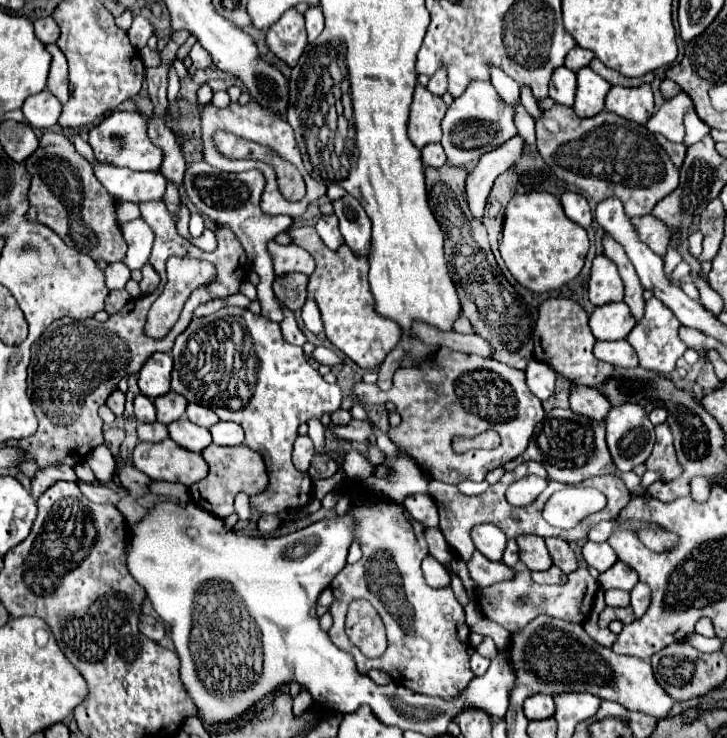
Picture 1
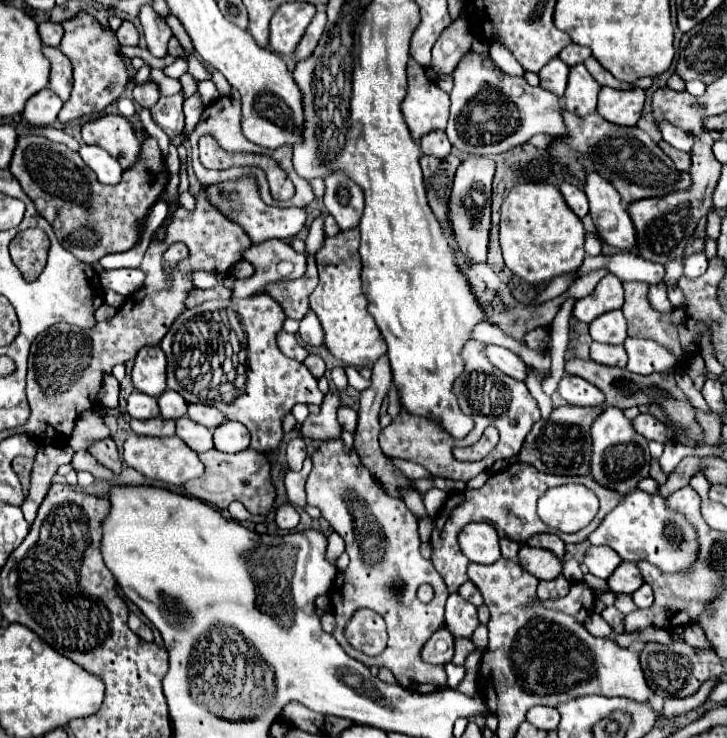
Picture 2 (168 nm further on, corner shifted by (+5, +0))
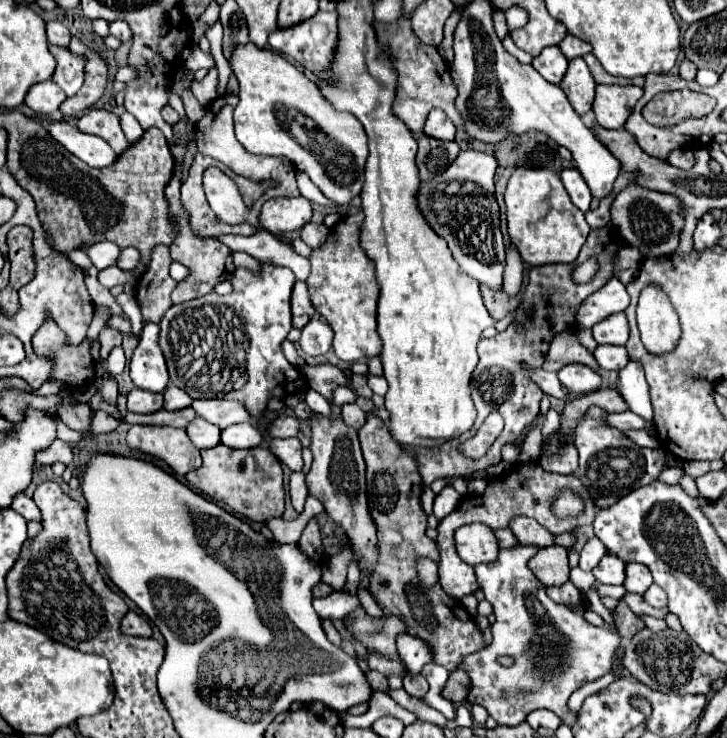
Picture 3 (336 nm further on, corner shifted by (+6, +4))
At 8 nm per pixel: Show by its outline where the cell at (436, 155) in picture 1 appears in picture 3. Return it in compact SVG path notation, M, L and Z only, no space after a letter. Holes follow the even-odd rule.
M432 109L426 119L424 133L434 135L434 139L454 139L456 127L442 109Z

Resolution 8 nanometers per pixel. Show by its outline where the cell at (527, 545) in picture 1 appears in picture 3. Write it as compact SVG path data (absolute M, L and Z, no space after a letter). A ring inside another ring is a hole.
M544 547L534 555L528 563L532 573L538 577L540 583L546 587L560 587L568 581L570 577L570 567L568 567L568 551L564 547Z

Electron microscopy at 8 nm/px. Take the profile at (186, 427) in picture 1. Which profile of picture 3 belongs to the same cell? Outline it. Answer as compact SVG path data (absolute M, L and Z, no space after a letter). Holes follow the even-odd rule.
M196 417L194 423L186 427L186 433L198 449L210 449L220 443L220 429L202 417Z

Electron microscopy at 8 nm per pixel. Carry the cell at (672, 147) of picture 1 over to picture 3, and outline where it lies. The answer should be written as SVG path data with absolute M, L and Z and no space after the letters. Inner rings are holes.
M674 149L668 157L668 163L678 169L692 169L694 167L694 153L690 149Z

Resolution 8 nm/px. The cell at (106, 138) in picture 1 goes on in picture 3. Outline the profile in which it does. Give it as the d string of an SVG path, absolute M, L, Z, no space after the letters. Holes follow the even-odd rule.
M90 109L88 113L84 113L78 119L78 129L82 133L94 133L102 137L118 155L130 145L122 133L120 119L106 109Z

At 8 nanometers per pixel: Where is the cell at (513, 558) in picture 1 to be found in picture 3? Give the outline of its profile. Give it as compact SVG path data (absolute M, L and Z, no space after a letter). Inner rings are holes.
M508 527L494 529L494 535L496 535L500 547L514 547L514 545L518 545L518 539L514 539L514 533Z

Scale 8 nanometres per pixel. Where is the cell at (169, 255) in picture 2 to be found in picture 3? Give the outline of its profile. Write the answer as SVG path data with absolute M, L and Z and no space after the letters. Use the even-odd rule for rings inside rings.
M172 177L170 183L166 185L166 199L170 201L170 215L172 219L178 223L178 239L170 245L170 257L186 267L190 267L190 273L186 279L182 279L176 289L172 291L172 303L186 303L192 299L198 299L206 293L210 293L214 289L216 283L224 281L226 277L230 279L234 273L234 263L232 263L232 251L218 243L216 239L202 239L198 235L194 235L194 231L190 229L190 215L188 211L182 207L180 201L180 179Z

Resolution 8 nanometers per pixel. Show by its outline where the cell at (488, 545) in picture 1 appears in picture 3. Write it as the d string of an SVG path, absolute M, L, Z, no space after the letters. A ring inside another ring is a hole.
M470 523L456 531L456 549L468 565L490 563L498 557L498 543L492 529L480 523Z

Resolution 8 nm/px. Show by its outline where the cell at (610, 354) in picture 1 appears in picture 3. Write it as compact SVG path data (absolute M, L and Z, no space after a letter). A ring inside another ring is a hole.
M598 345L594 351L594 357L598 365L608 371L620 371L628 363L626 347L618 347L618 345Z

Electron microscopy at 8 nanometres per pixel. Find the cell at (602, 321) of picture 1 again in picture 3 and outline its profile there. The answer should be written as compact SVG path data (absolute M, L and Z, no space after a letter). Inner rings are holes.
M610 315L610 319L604 319L602 323L596 323L592 327L594 339L602 345L626 345L630 329L628 329L628 319L626 315Z

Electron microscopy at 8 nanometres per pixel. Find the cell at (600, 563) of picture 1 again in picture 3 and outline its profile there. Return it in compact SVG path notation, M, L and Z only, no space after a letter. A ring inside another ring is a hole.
M604 555L602 561L598 563L598 567L594 567L594 577L598 583L602 585L622 585L626 575L624 575L624 567L626 563L616 557L616 555Z

